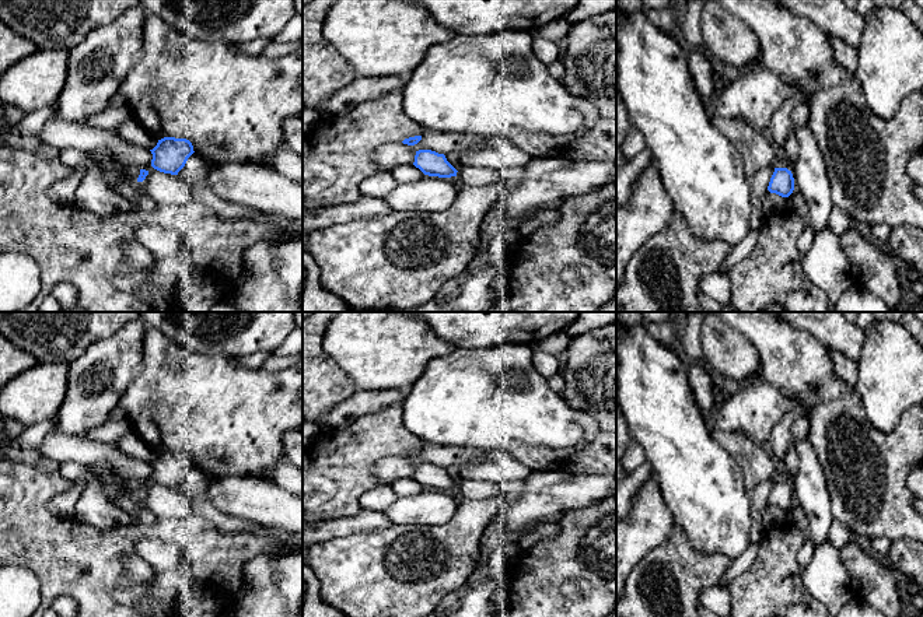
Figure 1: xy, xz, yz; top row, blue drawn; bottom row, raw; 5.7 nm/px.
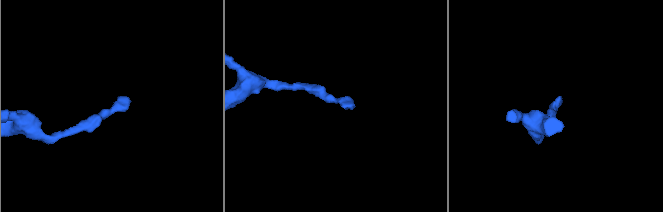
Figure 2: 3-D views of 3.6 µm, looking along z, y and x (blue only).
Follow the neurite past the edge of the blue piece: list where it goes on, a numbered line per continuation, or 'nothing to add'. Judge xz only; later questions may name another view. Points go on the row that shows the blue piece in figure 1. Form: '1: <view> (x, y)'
nothing to add

